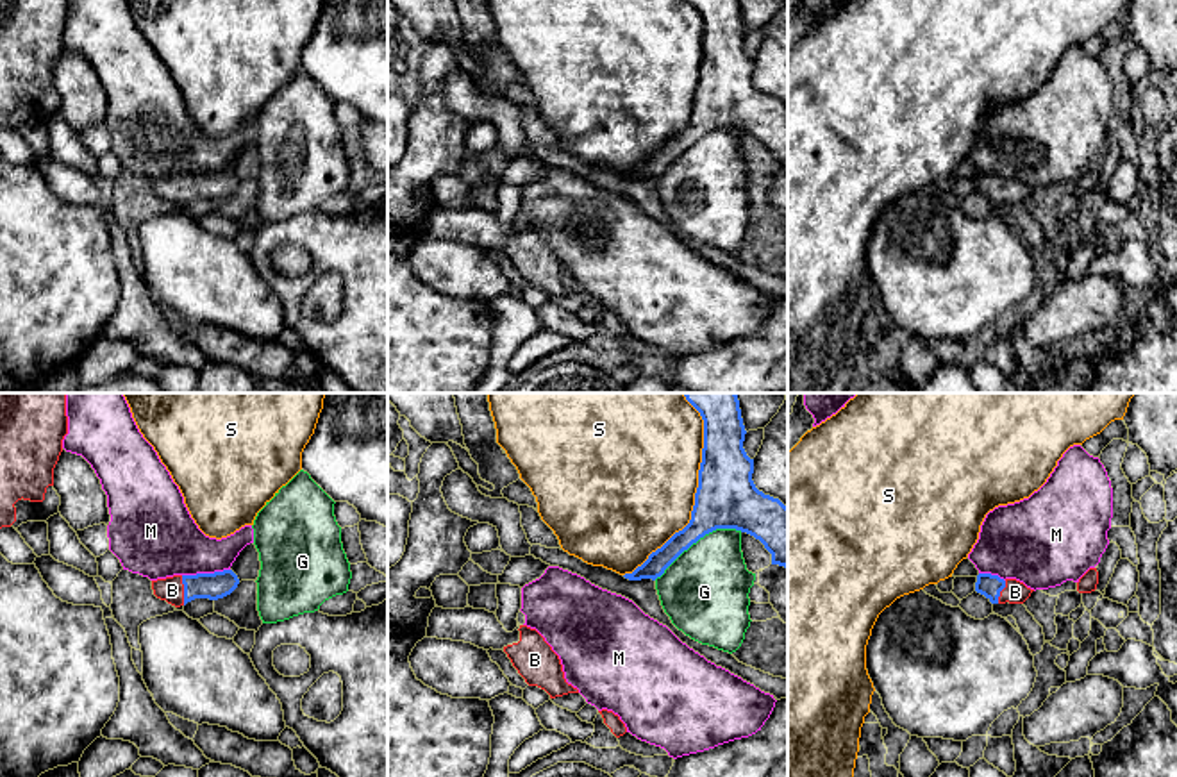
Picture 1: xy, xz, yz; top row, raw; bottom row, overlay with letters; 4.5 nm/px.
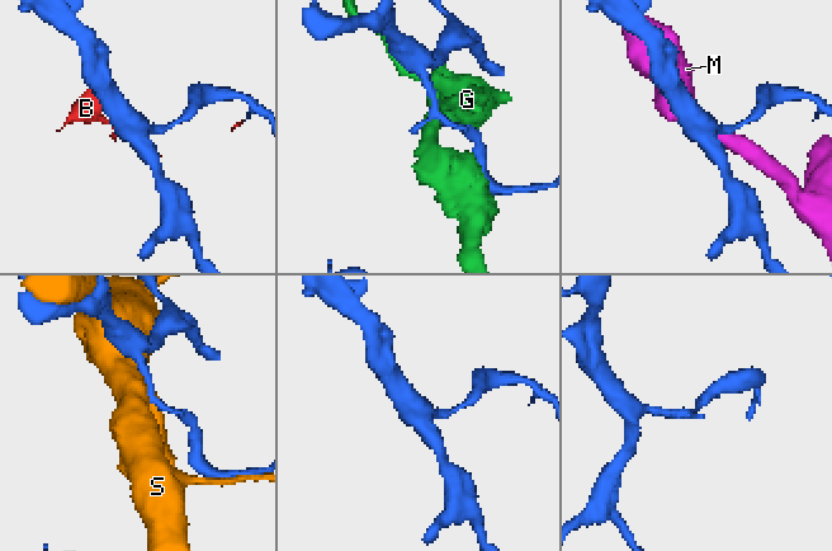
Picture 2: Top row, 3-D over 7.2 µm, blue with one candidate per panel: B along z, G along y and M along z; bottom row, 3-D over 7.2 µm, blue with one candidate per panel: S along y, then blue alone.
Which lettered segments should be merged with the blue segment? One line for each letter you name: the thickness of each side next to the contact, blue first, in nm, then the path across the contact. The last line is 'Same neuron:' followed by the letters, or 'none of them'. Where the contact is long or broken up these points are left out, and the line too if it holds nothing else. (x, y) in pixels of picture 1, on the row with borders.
B: 120/110 nm
Same neuron: B

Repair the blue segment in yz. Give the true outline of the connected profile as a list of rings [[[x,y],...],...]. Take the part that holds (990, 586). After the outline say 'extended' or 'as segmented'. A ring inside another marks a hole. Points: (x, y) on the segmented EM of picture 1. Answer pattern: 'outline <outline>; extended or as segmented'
outline [[[979,573],[975,591],[984,595],[991,604],[1023,604],[1034,589],[1016,579],[1000,579],[991,573]]]; extended

